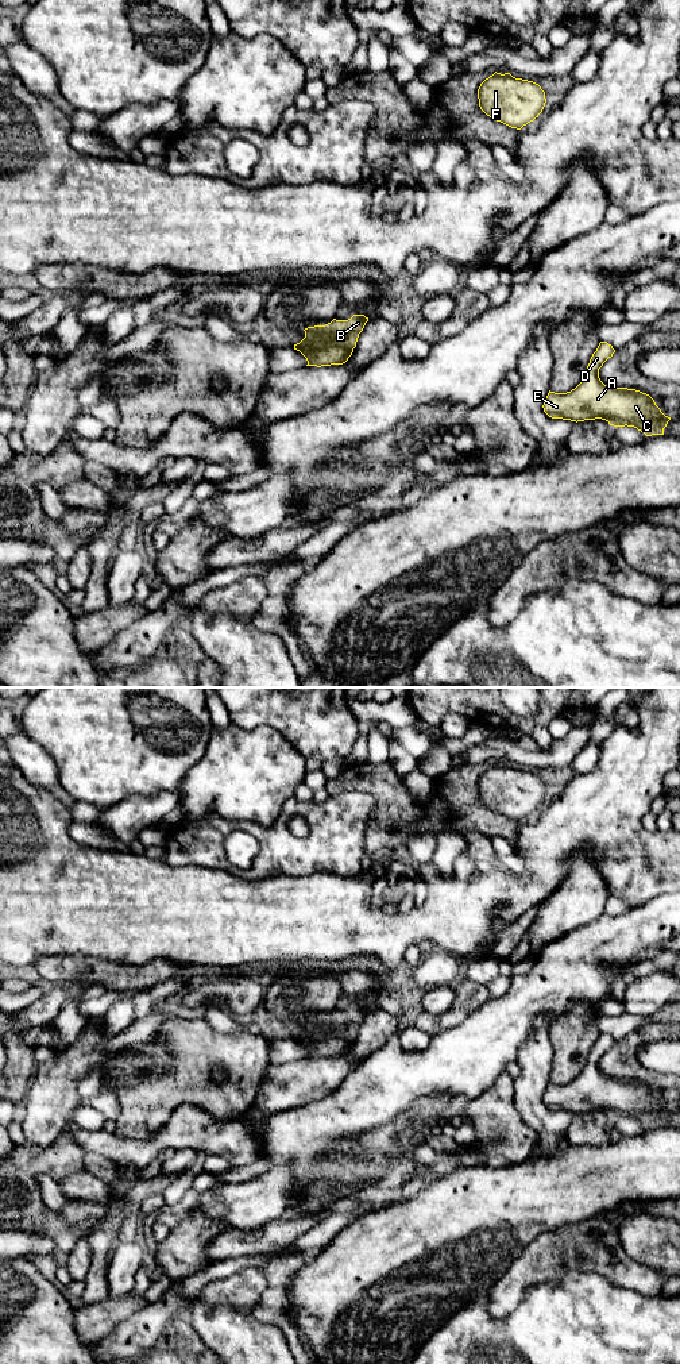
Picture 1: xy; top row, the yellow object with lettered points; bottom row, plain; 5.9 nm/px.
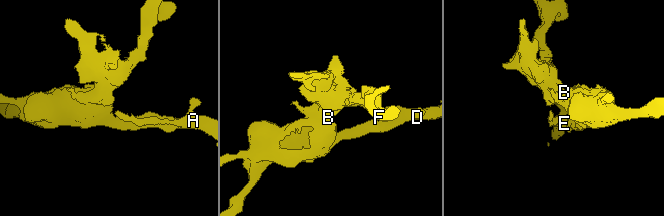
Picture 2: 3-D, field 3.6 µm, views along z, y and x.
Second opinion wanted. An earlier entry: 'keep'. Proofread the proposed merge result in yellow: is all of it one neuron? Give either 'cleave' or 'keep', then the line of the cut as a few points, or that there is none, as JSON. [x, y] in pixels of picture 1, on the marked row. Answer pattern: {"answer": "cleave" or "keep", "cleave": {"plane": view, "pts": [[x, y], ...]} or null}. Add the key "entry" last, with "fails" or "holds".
{"answer": "cleave", "cleave": {"plane": "xy", "pts": [[300, 342], [337, 339], [352, 350]]}, "entry": "fails"}

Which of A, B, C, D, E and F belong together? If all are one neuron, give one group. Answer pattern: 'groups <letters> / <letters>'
groups A C D E / B F

